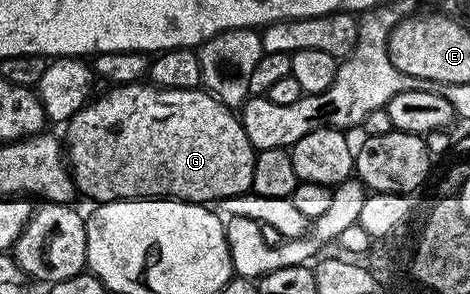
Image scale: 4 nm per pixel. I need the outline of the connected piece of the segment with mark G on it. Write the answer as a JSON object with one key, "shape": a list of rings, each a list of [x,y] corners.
{"shape":[[[143,81],[132,82],[129,86],[112,86],[99,98],[93,97],[87,106],[82,107],[66,124],[66,161],[72,172],[72,182],[81,195],[93,198],[93,203],[122,202],[126,198],[179,198],[186,202],[216,204],[221,198],[233,198],[239,194],[247,194],[252,189],[254,176],[254,160],[256,154],[244,131],[239,117],[225,106],[214,95],[204,88],[183,90],[176,87],[162,87],[145,84]]]}

